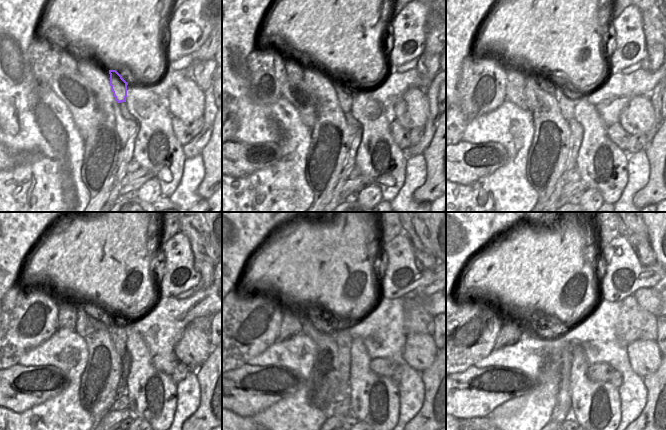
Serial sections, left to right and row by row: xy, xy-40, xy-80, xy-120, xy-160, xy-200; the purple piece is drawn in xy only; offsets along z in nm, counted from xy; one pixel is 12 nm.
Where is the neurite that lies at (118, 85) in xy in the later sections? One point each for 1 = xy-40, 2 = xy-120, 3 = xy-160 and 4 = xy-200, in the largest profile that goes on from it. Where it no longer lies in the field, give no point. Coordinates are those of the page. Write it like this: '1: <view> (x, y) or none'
1: xy-40 (343, 90)
2: xy-120 (117, 330)
3: xy-160 (343, 339)
4: xy-200 (563, 398)

